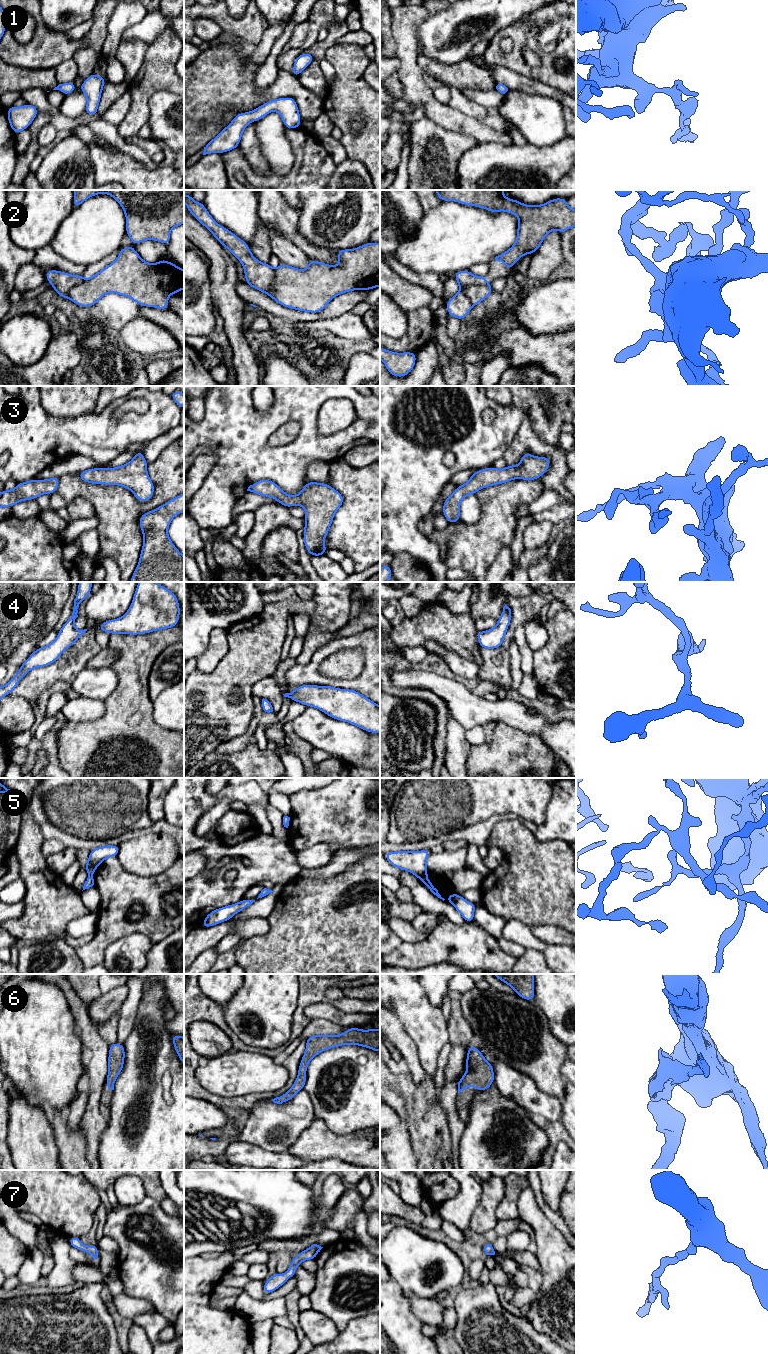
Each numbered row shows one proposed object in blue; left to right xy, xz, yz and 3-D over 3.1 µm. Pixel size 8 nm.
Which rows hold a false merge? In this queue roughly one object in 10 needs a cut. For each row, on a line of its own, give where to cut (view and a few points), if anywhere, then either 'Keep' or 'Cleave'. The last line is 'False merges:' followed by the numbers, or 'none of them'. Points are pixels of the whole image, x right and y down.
1: No split. Keep
2: No split. Keep
3: No split. Keep
4: No split. Keep
5: No split. Keep
6: No split. Keep
7: No split. Keep
False merges: none of them

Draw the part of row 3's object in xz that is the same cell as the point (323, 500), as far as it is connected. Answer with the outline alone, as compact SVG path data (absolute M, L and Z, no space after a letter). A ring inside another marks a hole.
M259 480L250 485L247 491L274 498L285 507L292 506L304 506L305 507L305 527L303 533L303 540L308 553L313 556L325 555L328 548L324 545L324 539L326 538L331 524L334 519L334 515L337 510L342 506L344 498L341 493L336 491L332 486L324 483L308 481L304 485L302 491L299 494L291 496L285 493L275 482L272 480Z

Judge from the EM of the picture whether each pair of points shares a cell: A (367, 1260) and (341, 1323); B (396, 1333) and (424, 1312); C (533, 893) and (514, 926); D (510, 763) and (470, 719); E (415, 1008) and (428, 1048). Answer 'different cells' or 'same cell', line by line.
A: same cell
B: different cells
C: different cells
D: different cells
E: same cell

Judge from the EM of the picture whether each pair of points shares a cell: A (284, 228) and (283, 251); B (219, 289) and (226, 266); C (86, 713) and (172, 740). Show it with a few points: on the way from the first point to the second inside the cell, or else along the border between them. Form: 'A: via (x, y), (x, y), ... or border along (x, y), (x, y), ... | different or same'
A: border along (265, 224), (271, 224), (301, 250) | different
B: via (222, 283), (223, 272) | same
C: border along (104, 700), (101, 716), (76, 722) | different

